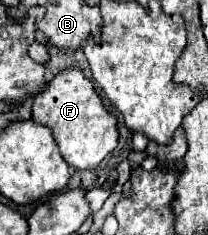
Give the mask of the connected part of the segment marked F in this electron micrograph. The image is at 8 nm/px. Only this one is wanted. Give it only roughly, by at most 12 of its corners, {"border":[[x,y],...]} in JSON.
{"border":[[81,68],[33,102],[75,170],[117,148],[117,118]]}

